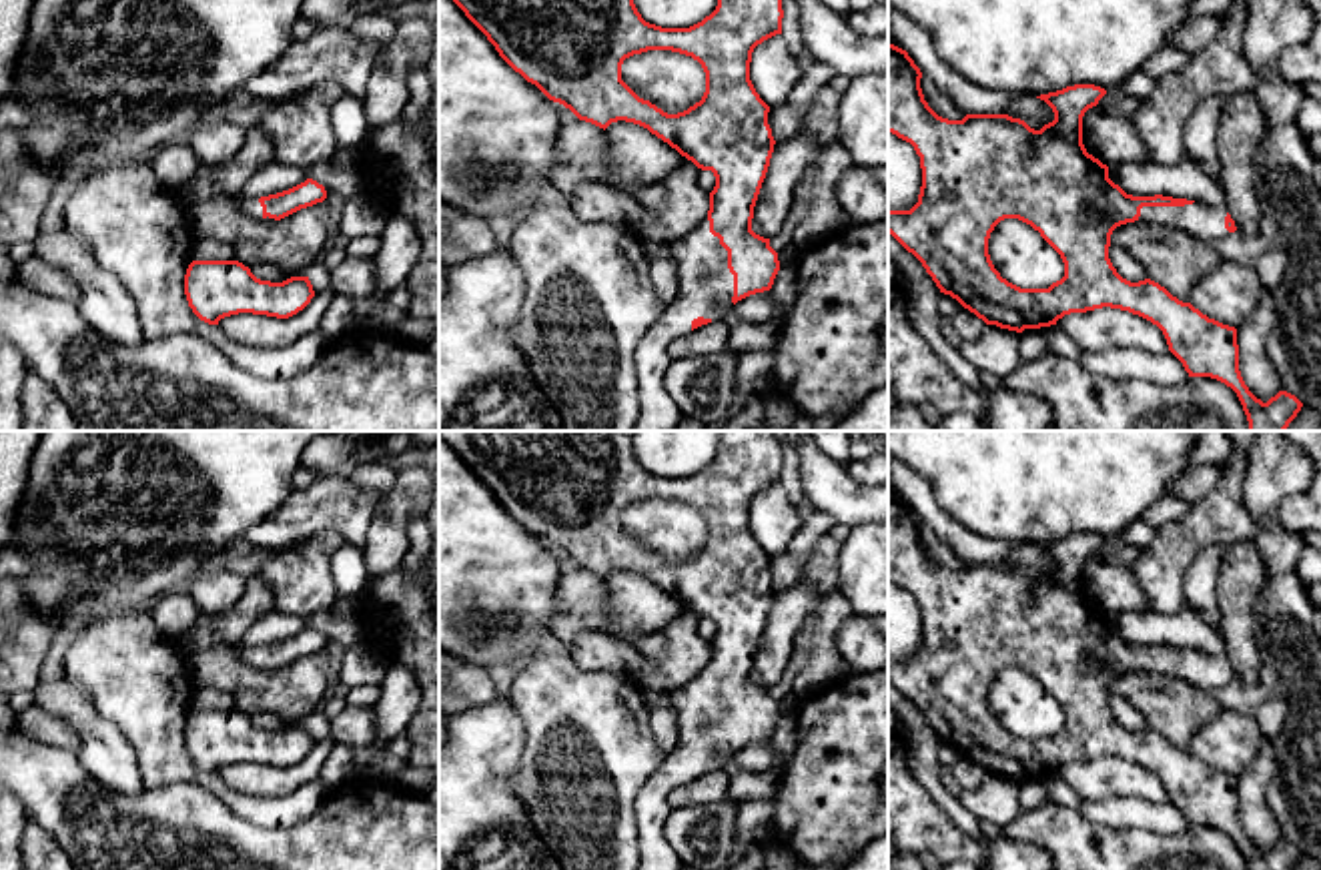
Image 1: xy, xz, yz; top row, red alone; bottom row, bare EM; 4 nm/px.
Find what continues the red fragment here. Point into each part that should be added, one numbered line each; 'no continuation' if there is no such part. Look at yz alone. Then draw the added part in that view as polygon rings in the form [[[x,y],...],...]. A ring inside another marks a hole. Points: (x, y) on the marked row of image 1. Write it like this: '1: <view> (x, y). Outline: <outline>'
1: yz (1203, 221). Outline: [[[1193,202],[1185,206],[1143,206],[1139,223],[1161,225],[1213,243],[1229,235],[1225,229],[1227,204]]]

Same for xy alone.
1: xy (253, 209). Outline: [[[243,200],[243,212],[251,219],[257,219],[257,221],[267,221],[267,223],[275,223],[275,219],[265,219],[263,216],[263,206],[259,200]]]

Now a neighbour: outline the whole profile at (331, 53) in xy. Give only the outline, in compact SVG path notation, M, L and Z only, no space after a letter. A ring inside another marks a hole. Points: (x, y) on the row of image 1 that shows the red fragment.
M329 24L293 42L281 58L247 80L241 90L277 102L321 82L339 82L345 94L363 96L377 44L353 34L351 26Z

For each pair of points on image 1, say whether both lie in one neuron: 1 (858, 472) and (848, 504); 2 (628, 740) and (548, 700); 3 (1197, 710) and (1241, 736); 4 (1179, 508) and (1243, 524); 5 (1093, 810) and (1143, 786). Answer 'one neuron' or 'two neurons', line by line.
1: two neurons
2: one neuron
3: two neurons
4: two neurons
5: two neurons

